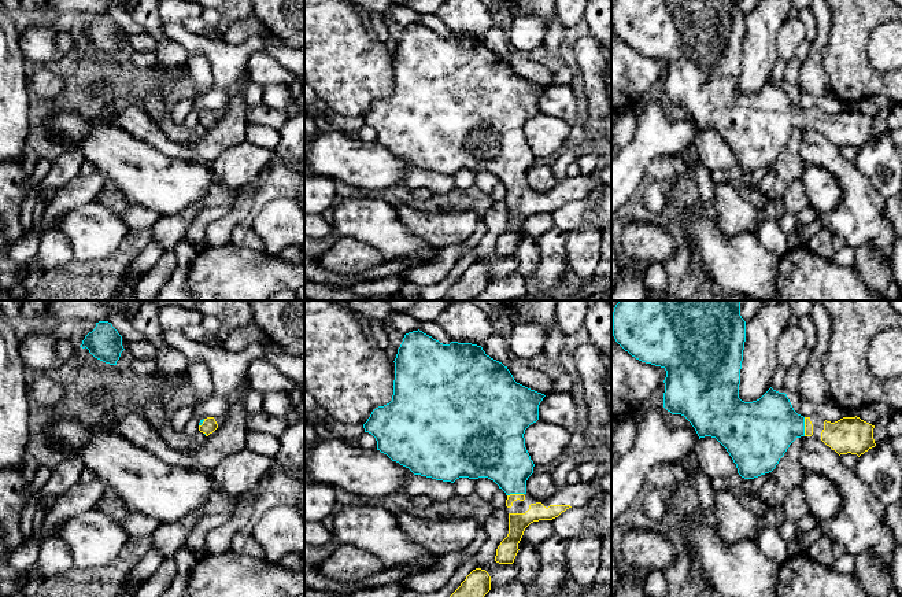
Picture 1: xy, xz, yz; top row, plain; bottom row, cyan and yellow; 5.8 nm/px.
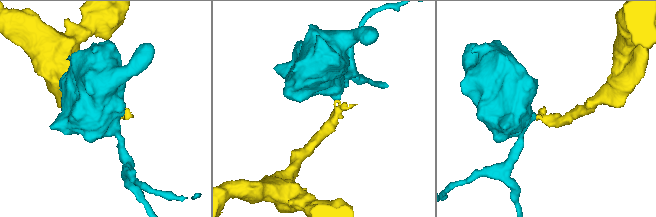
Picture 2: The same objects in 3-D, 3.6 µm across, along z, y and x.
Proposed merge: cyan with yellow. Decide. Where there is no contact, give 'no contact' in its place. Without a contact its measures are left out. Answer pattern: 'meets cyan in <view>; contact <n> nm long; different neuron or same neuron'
meets cyan in yz; contact 110 nm long; same neuron

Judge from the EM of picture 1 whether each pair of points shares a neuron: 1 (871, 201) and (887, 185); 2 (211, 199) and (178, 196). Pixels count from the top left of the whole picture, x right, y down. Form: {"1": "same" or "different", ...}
{"1": "different", "2": "different"}

